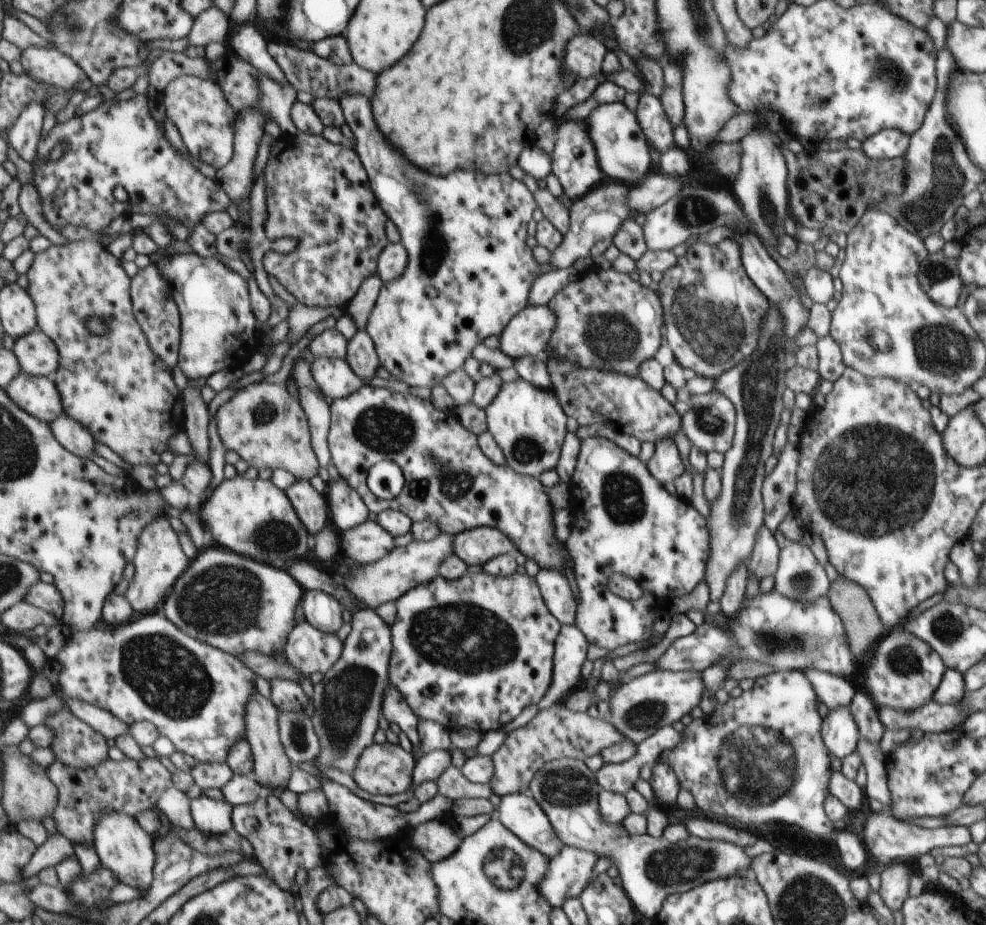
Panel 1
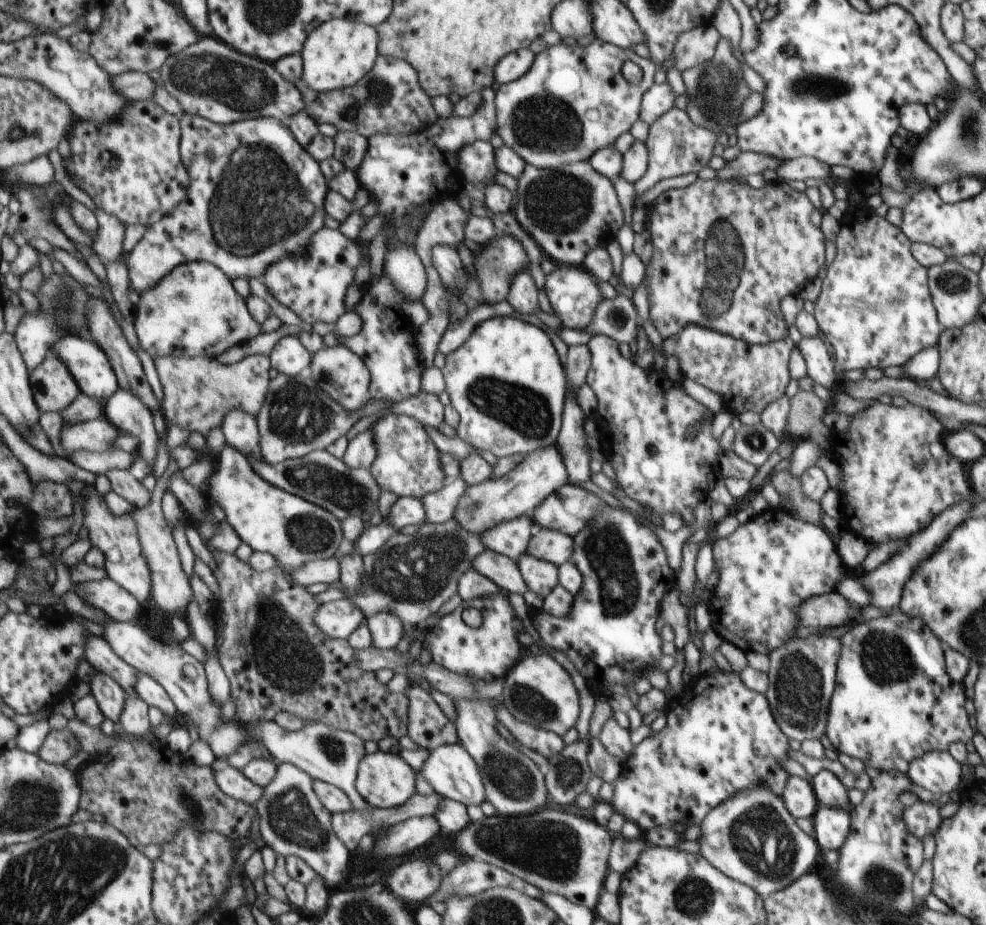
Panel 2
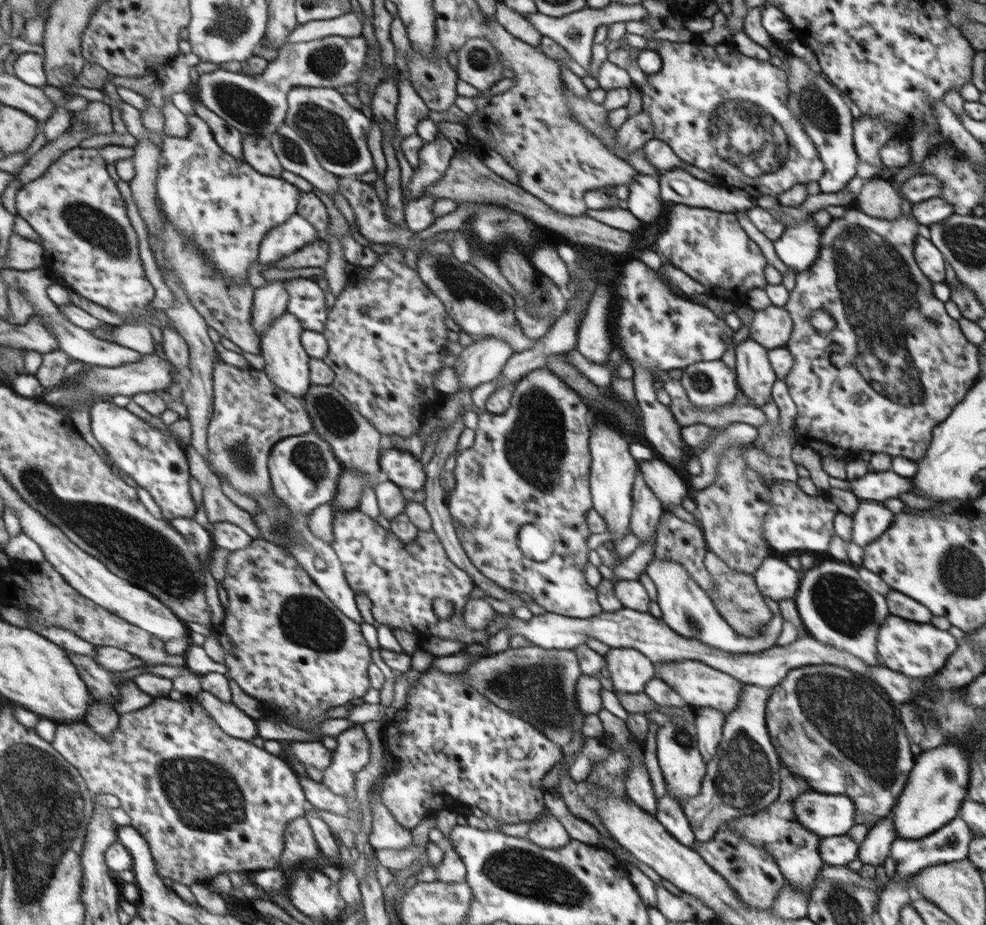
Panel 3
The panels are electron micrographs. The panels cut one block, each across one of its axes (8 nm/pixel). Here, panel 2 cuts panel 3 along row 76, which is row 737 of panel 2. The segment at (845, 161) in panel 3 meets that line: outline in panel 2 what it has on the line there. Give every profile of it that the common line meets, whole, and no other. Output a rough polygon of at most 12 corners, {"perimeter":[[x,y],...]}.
{"perimeter":[[841,638],[768,654],[765,696],[794,746],[825,735]]}

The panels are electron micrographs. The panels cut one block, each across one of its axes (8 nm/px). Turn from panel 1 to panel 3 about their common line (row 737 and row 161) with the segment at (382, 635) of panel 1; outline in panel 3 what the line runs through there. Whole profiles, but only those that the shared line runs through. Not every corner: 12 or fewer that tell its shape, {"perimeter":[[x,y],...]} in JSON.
{"perimeter":[[294,88],[287,124],[336,176],[375,170],[372,118],[336,88]]}

